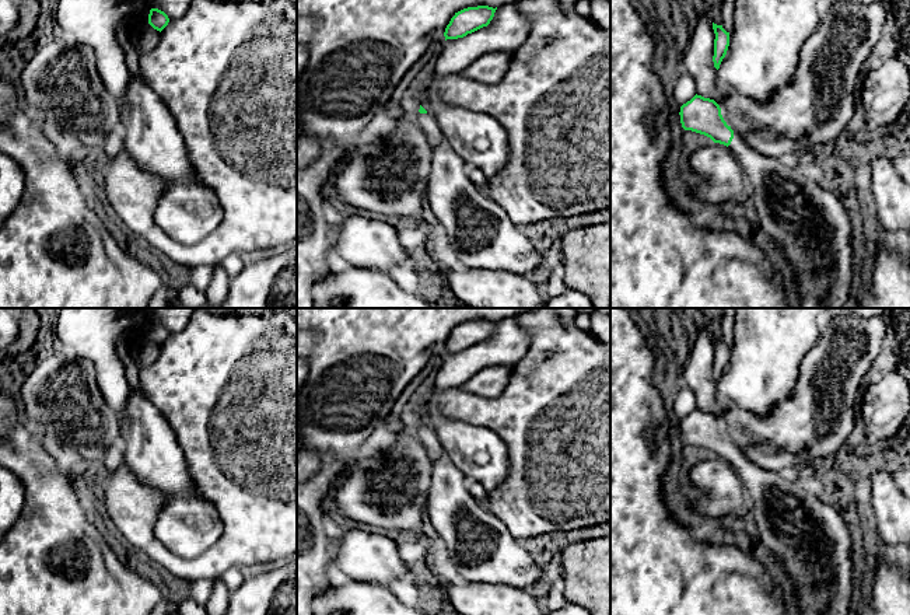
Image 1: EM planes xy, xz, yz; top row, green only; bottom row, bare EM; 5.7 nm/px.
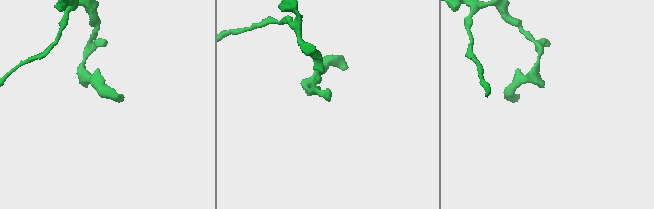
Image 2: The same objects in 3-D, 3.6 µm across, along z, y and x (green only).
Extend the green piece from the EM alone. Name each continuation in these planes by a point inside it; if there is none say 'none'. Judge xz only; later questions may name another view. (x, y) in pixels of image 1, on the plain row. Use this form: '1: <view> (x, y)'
1: xz (427, 436)

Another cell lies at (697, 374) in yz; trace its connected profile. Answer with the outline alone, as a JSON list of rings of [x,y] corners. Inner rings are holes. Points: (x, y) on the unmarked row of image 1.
[[[697,328],[697,336],[680,380],[694,392],[696,408],[714,413],[721,420],[727,401],[720,396],[718,384],[714,381],[714,353],[713,333],[706,328]]]

